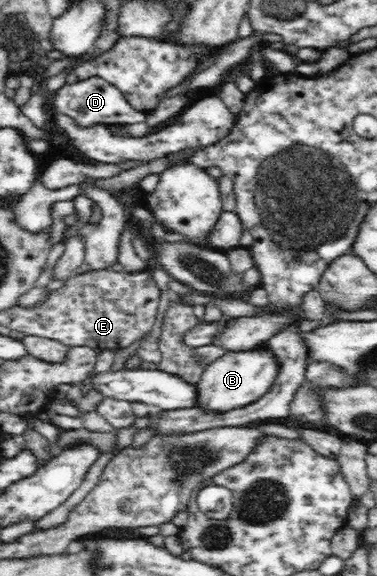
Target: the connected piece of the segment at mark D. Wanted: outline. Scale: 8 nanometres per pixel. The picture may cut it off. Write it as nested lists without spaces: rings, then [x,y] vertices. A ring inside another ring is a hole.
[[[92,77],[78,80],[73,84],[62,85],[53,96],[53,108],[59,115],[71,117],[77,126],[92,127],[105,126],[131,126],[146,122],[145,113],[135,110],[127,99],[121,95],[121,91],[104,79]]]

